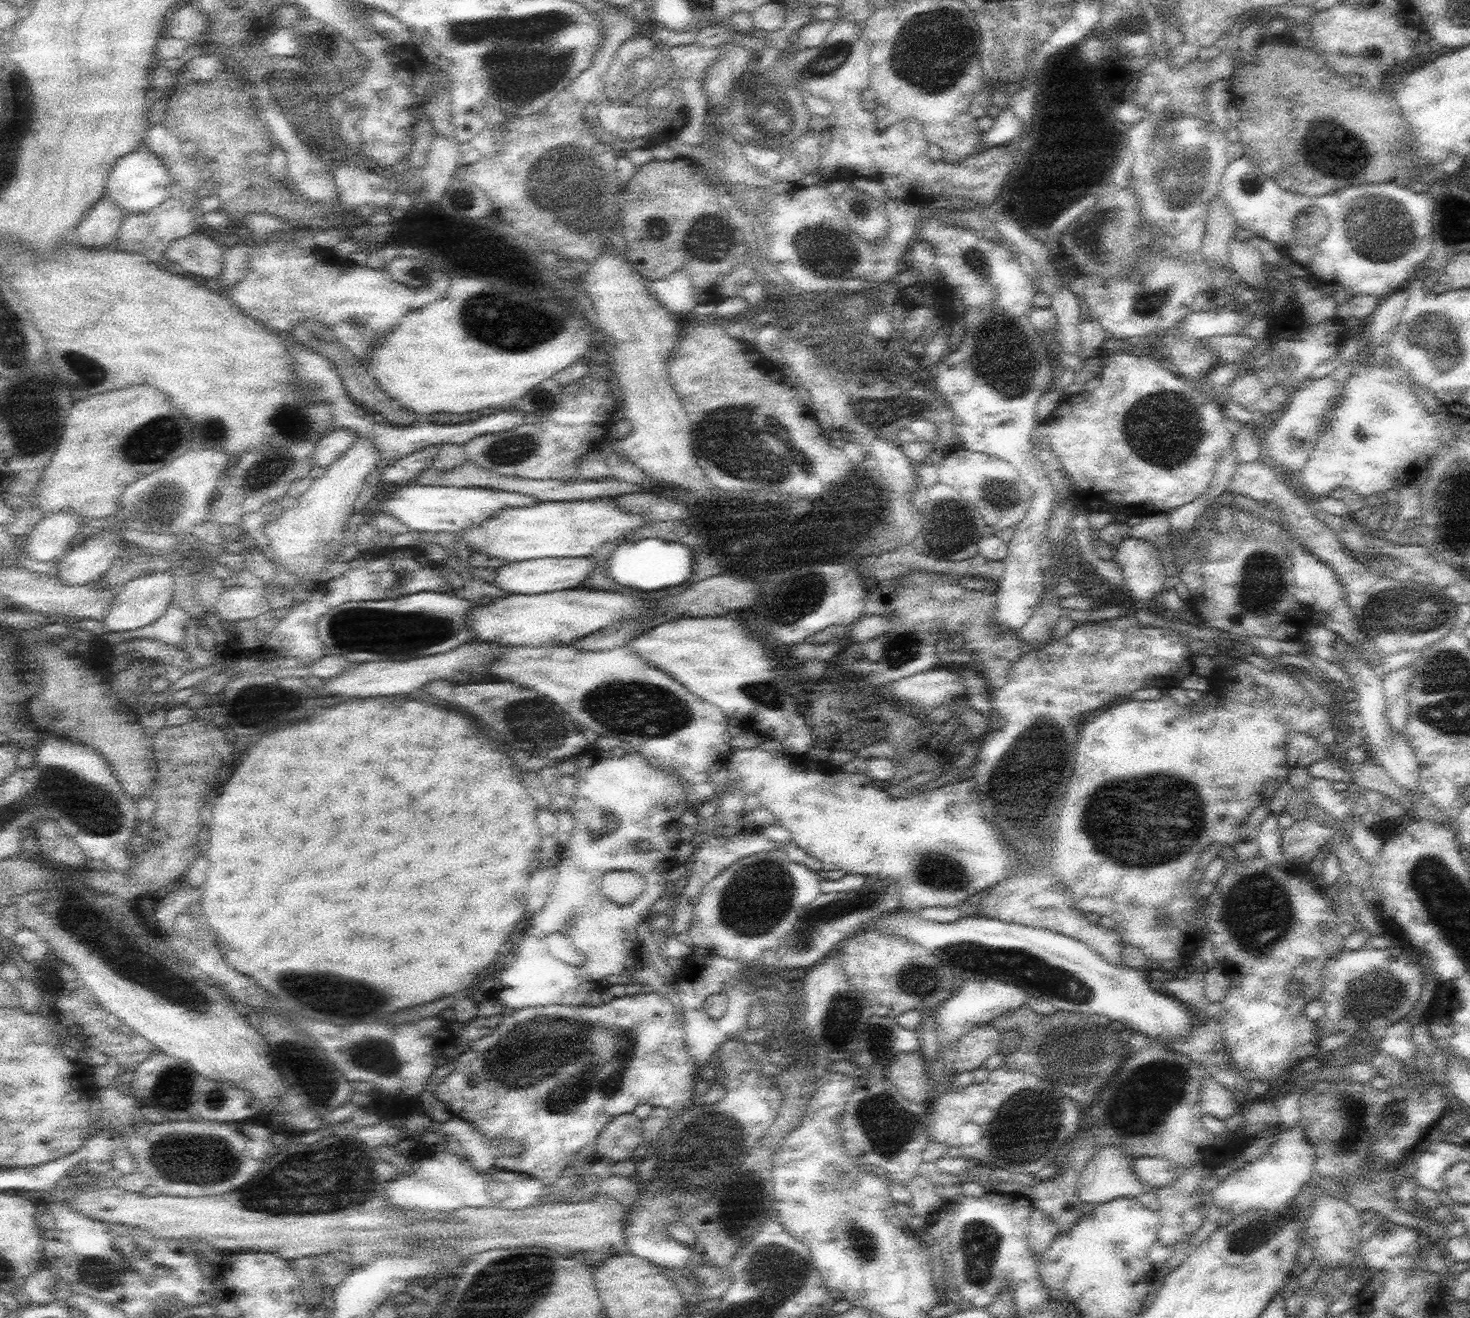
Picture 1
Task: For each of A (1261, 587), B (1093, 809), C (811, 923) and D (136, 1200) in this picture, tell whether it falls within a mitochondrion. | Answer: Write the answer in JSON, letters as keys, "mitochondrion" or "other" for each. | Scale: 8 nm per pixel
{"A":"mitochondrion","B":"other","C":"mitochondrion","D":"other"}

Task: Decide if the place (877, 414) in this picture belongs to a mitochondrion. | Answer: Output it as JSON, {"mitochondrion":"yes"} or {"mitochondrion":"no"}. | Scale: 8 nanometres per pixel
{"mitochondrion":"yes"}

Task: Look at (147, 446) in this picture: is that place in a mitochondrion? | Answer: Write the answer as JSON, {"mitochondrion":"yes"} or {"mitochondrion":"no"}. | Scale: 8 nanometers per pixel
{"mitochondrion":"yes"}

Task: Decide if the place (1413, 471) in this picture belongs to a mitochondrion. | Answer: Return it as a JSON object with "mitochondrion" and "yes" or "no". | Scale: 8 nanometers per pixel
{"mitochondrion":"no"}

